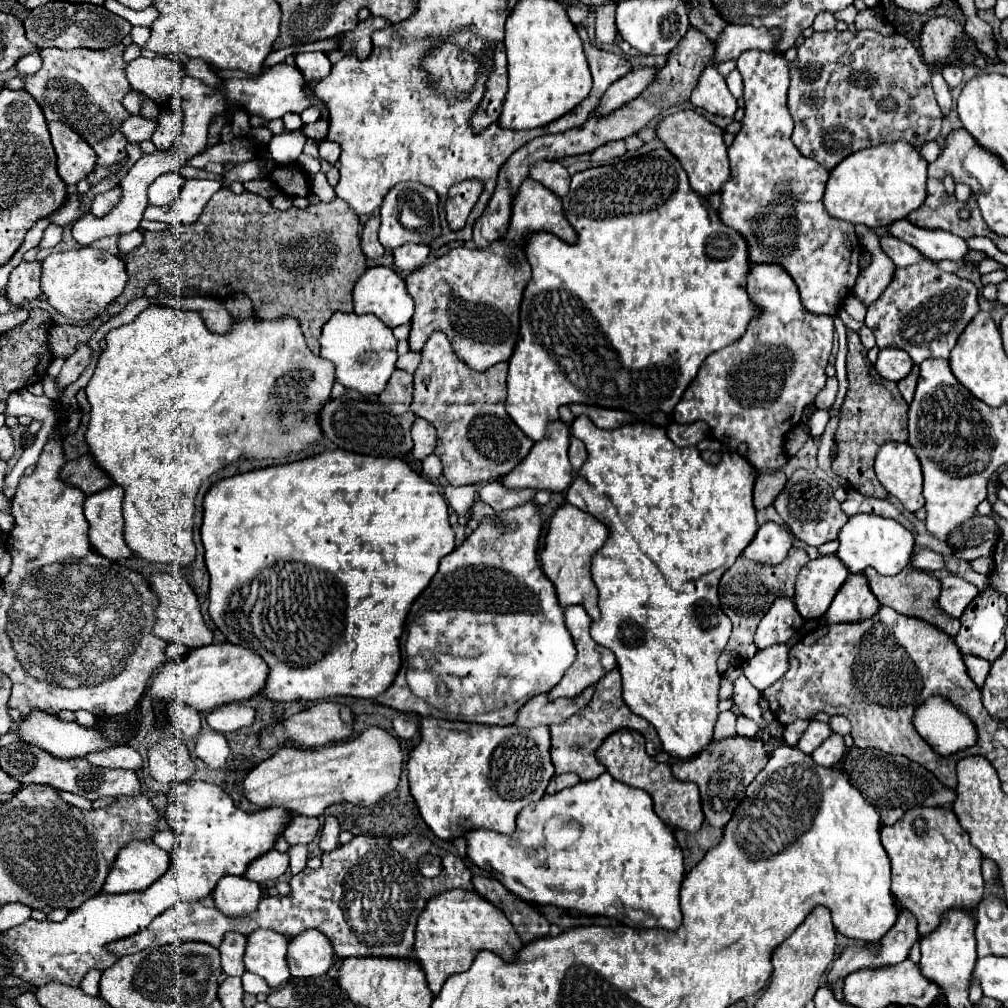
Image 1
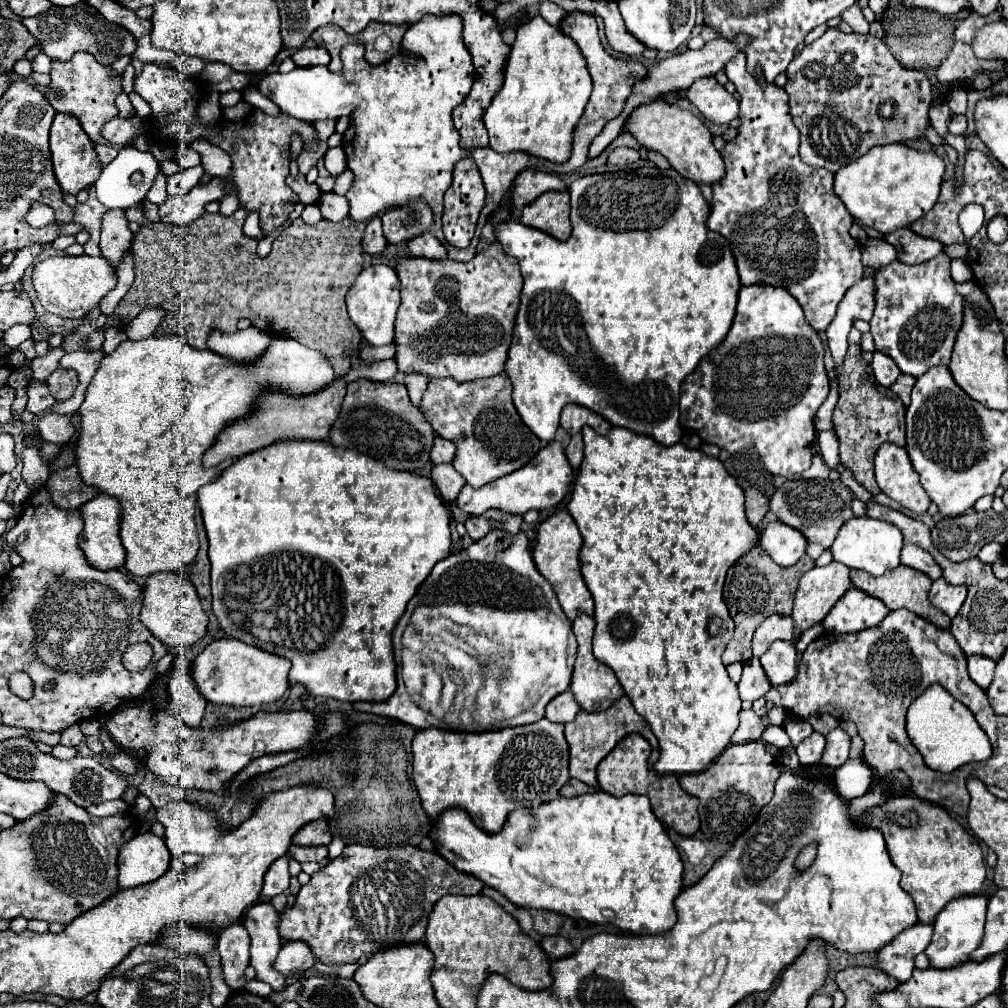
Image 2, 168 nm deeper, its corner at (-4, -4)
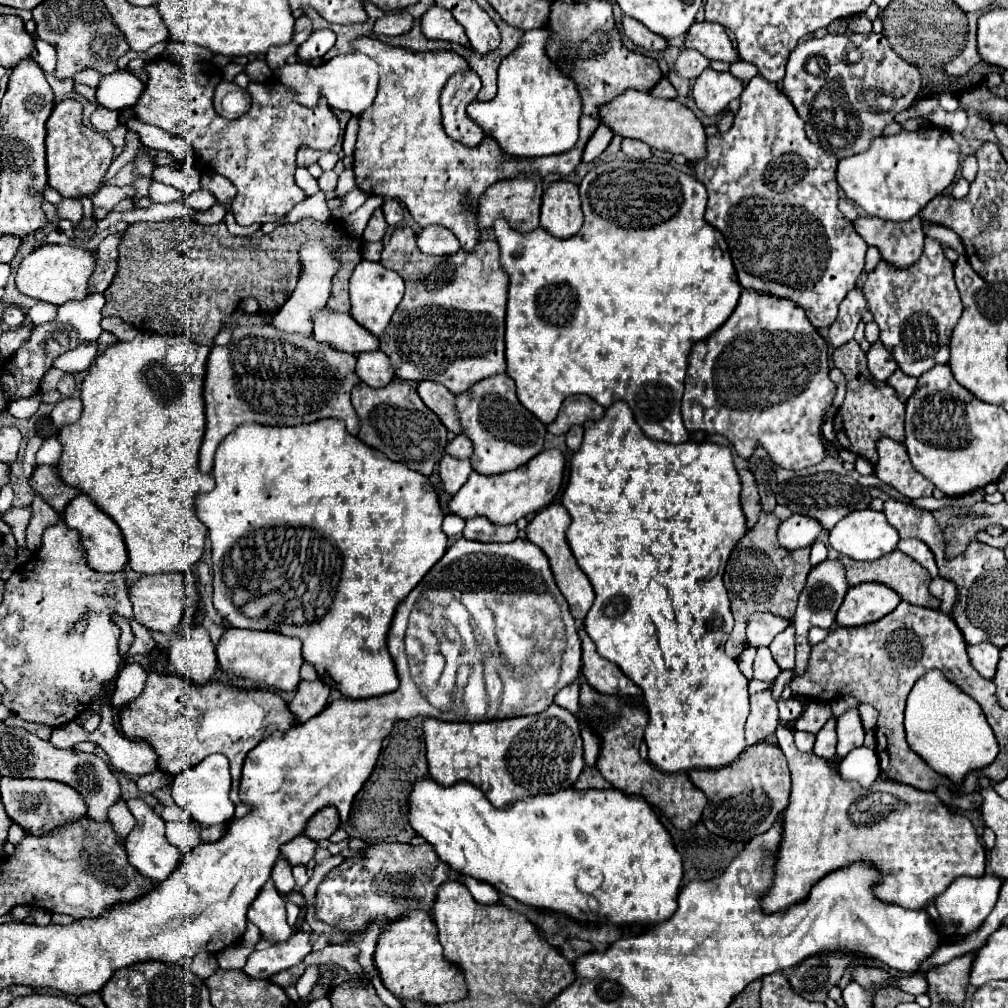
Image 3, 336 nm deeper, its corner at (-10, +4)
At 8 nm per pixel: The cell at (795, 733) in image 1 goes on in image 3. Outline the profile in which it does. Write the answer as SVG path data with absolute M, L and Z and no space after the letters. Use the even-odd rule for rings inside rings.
M808 702L802 716L794 722L794 728L802 730L802 732L816 734L826 724L826 720L830 716L832 716L830 704L826 704L826 702Z

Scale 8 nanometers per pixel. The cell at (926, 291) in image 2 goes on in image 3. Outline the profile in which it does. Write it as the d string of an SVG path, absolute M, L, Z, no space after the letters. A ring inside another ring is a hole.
M926 238L920 260L908 268L892 268L892 264L882 260L868 274L862 290L874 322L880 326L880 340L900 370L918 378L936 364L948 362L952 330L962 316L962 300L954 282L954 264L936 240Z

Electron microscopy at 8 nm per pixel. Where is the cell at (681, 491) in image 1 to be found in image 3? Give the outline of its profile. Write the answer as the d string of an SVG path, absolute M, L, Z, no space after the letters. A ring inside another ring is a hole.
M616 402L612 408L606 410L602 420L584 424L584 442L580 450L572 456L570 480L562 494L562 504L568 508L572 516L572 524L566 532L568 544L572 548L572 554L578 566L590 578L596 592L594 606L590 608L584 620L586 632L596 644L596 650L600 650L600 656L620 666L622 672L634 684L638 684L644 694L644 700L648 706L648 718L650 718L644 732L644 740L648 744L648 760L662 772L690 772L694 768L700 768L700 770L722 768L734 762L740 756L740 752L746 748L744 724L746 724L750 706L748 706L748 680L738 670L736 660L726 656L724 652L728 634L734 628L734 618L730 612L730 600L722 584L722 576L724 576L724 568L736 540L742 540L748 528L746 528L744 512L740 512L740 476L734 468L730 448L720 446L720 444L710 444L710 442L694 442L694 440L688 440L682 444L650 440L636 424L632 410L626 406L626 402Z

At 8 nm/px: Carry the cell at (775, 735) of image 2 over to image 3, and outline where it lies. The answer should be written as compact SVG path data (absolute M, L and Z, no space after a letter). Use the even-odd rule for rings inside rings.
M780 724L776 728L776 738L778 738L778 746L782 748L784 756L788 758L788 766L790 766L790 772L792 772L792 794L790 794L790 804L786 806L784 810L784 838L782 838L782 844L780 844L780 862L778 862L778 868L776 868L776 882L772 886L772 890L768 892L768 896L764 896L762 904L764 904L764 912L778 912L782 908L788 908L790 904L796 904L796 900L804 900L804 896L808 896L810 888L816 884L816 880L820 880L824 876L824 872L832 872L834 868L842 868L842 866L848 866L852 862L868 862L868 864L874 864L876 868L880 868L882 872L882 884L876 888L876 896L884 902L890 902L890 904L898 904L902 908L908 908L908 910L920 910L928 904L928 900L940 896L954 878L958 876L982 876L984 874L984 868L986 868L986 852L976 836L976 830L972 826L972 822L960 814L952 814L940 800L934 792L922 792L918 788L912 788L912 786L904 786L904 784L898 784L898 782L892 782L892 780L878 780L870 790L862 790L856 782L844 782L838 774L838 770L834 770L826 760L818 758L816 754L804 754L796 748L794 744L794 734L788 726ZM858 800L858 810L850 810L852 804L856 804Z

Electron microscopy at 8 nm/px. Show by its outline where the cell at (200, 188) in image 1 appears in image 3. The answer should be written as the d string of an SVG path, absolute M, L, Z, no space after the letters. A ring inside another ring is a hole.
M162 58L148 62L144 70L148 74L148 84L140 102L134 106L138 120L184 138L197 154L186 160L190 166L194 167L197 159L236 186L238 194L231 211L240 226L278 222L306 198L304 190L294 182L296 150L307 146L330 151L340 134L338 118L326 100L320 100L316 108L306 108L292 100L292 92L276 80L262 84L250 82L248 92L252 96L252 108L236 120L226 120L214 110L210 72L204 64L182 66Z

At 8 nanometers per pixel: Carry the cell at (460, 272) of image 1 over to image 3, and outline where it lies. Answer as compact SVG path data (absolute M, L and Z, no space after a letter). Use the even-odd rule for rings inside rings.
M408 226L396 228L390 242L382 250L382 264L390 270L396 268L406 282L406 296L398 312L380 336L380 350L392 360L396 376L402 380L434 380L460 394L474 382L494 374L506 372L506 298L508 274L500 268L500 246L496 240L482 240L472 252L456 252L452 256L428 256L416 248L416 234Z

